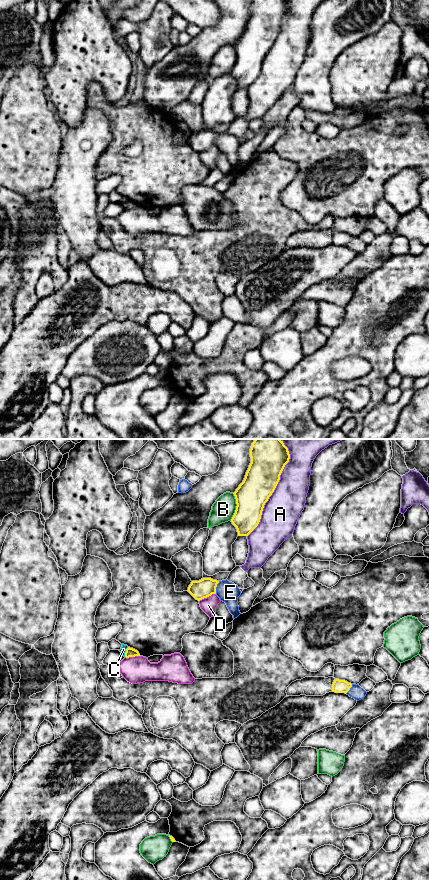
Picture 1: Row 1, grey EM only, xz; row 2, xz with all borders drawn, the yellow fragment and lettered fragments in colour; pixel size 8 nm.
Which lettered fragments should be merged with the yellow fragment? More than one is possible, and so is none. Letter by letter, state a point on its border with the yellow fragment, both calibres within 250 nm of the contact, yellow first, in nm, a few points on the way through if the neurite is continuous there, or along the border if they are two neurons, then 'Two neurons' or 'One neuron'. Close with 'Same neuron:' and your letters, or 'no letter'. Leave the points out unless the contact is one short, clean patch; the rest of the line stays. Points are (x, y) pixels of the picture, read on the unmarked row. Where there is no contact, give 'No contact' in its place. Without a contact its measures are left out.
A: Touches yellow at xz (273, 43). Thickness 260 nm (yellow) against 300 nm. Two neurons
B: Touches yellow at xz (236, 59). Thickness 260 nm (yellow) against 180 nm. Two neurons
C: Touches yellow at xz (125, 204). Thickness 80 nm (yellow) against 50 nm. Boundary: xz (128, 199), (124, 208). Two neurons
D: Touches yellow at xz (207, 148). Thickness 150 nm (yellow) against 120 nm. Two neurons
E: Touches yellow at xz (216, 138). Thickness 150 nm (yellow) against 170 nm. Two neurons
Same neuron: no letter

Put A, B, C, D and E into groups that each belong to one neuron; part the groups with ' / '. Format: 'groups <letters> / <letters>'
groups A / B D / C E

